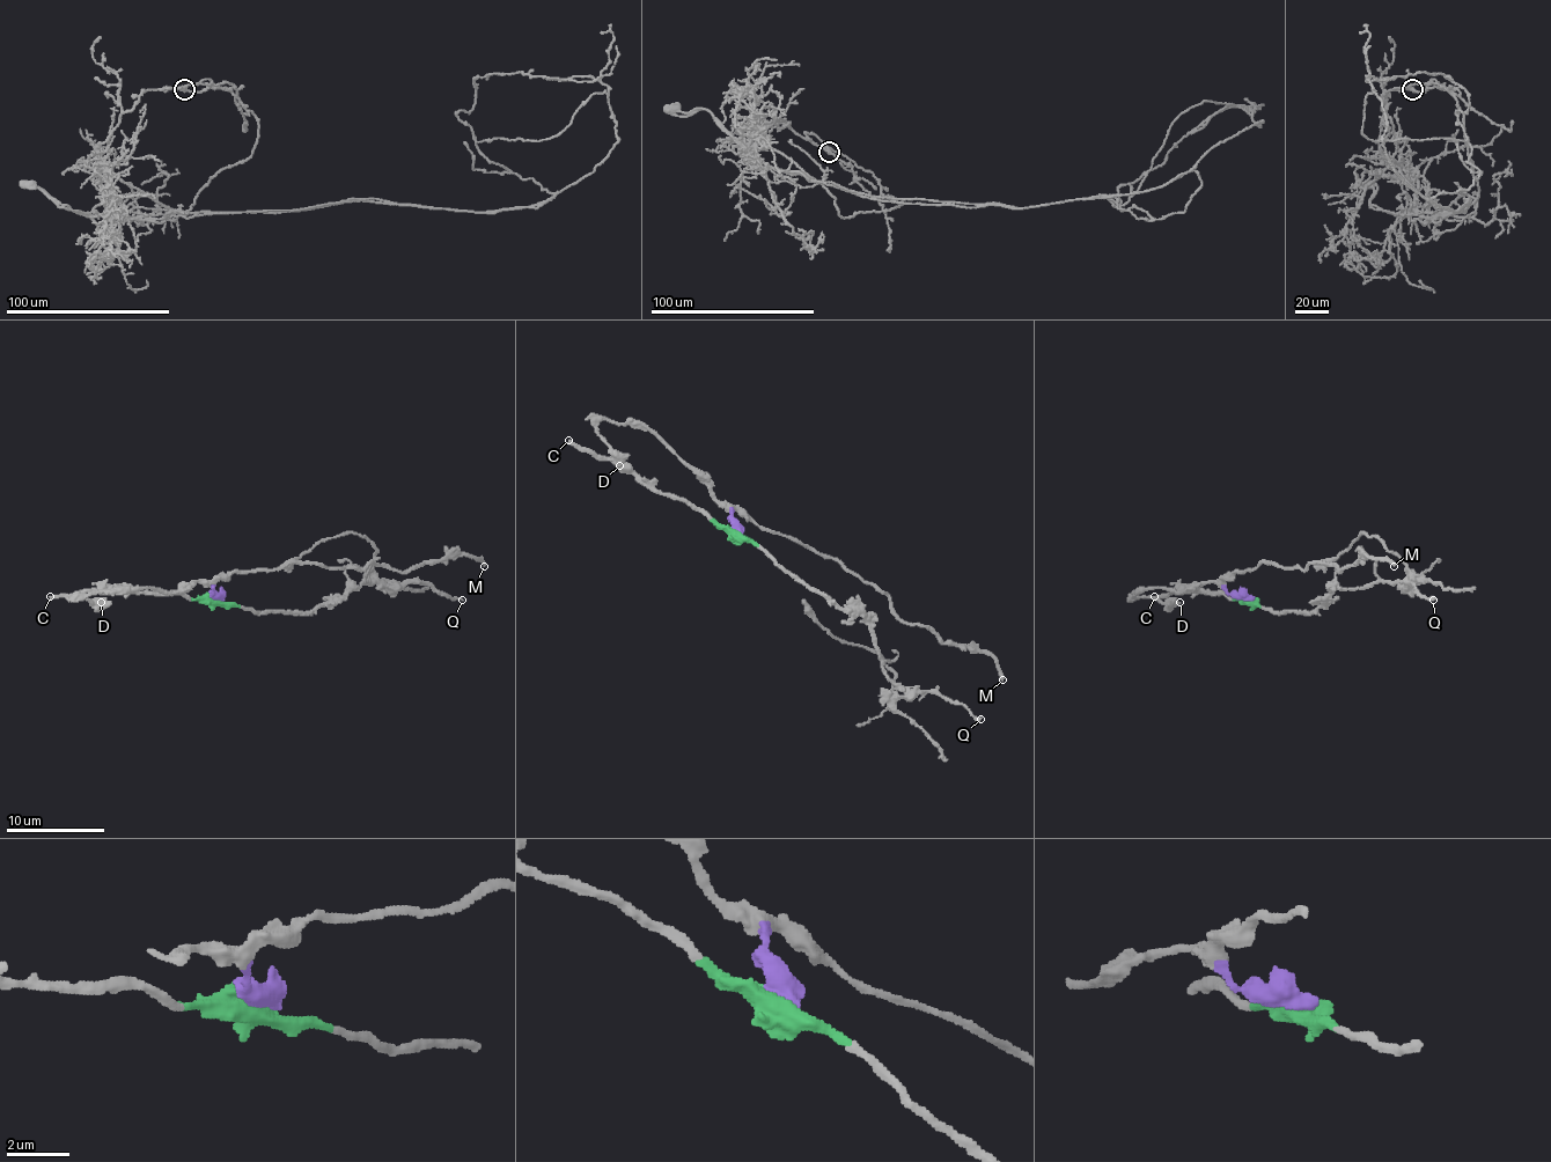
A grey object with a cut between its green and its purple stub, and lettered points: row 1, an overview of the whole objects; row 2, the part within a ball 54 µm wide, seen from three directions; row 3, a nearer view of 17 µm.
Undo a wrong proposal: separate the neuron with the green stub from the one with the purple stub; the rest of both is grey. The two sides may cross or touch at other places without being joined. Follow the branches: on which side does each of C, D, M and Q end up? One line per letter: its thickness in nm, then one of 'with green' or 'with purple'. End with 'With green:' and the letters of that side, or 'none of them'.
C: calibre 280 nm; with green
D: calibre 600 nm; with purple
M: calibre 280 nm; with purple
Q: calibre 240 nm; with green
With green: C, Q

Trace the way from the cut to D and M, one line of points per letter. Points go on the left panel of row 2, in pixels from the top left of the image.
D: (217, 598), (210, 586), (195, 581), (182, 583), (173, 593), (133, 588), (79, 596), (92, 603), (101, 603)
M: (217, 598), (217, 581), (234, 571), (271, 571), (295, 561), (409, 571), (425, 561), (468, 557), (484, 566)

